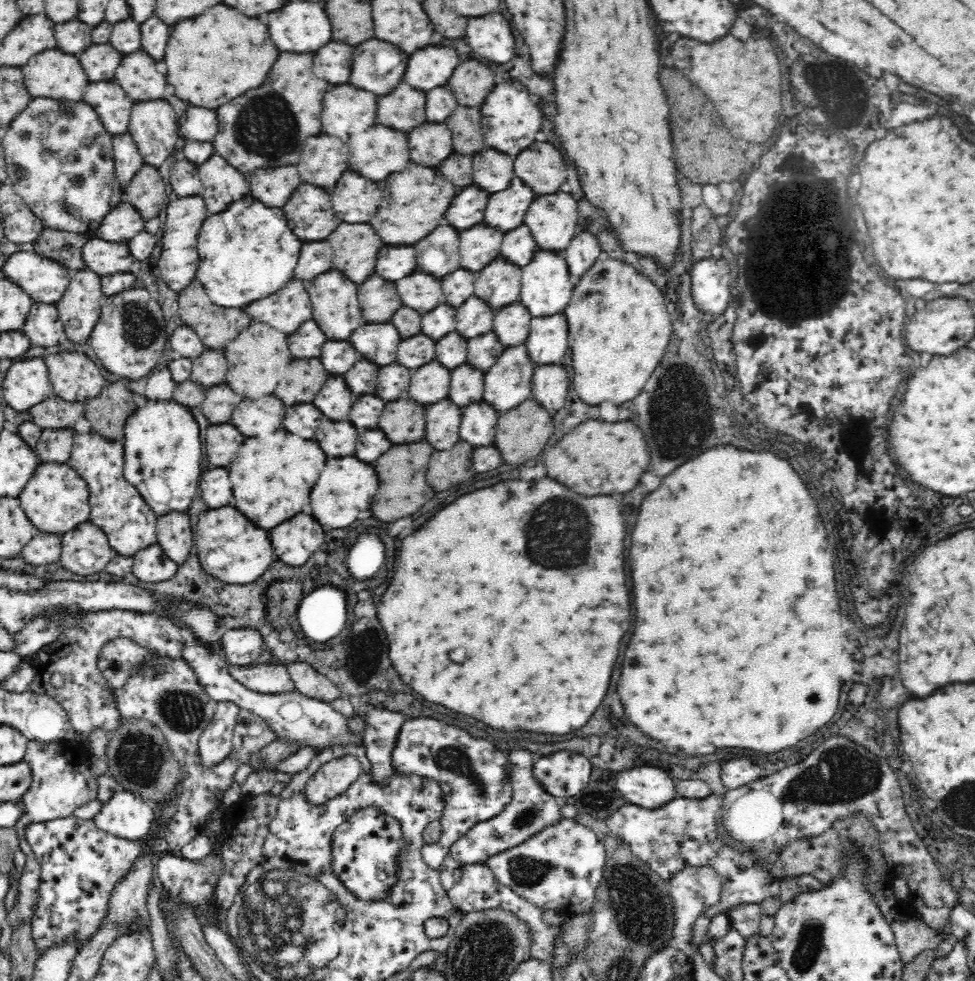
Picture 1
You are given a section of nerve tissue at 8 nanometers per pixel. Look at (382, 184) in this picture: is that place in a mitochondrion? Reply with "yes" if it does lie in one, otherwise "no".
no

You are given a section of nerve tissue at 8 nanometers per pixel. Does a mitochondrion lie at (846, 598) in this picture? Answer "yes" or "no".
no

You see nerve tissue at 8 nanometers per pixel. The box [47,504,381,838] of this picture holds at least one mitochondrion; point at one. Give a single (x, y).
(140, 756)

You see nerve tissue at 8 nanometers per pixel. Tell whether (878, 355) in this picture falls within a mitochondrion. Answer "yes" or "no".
no

